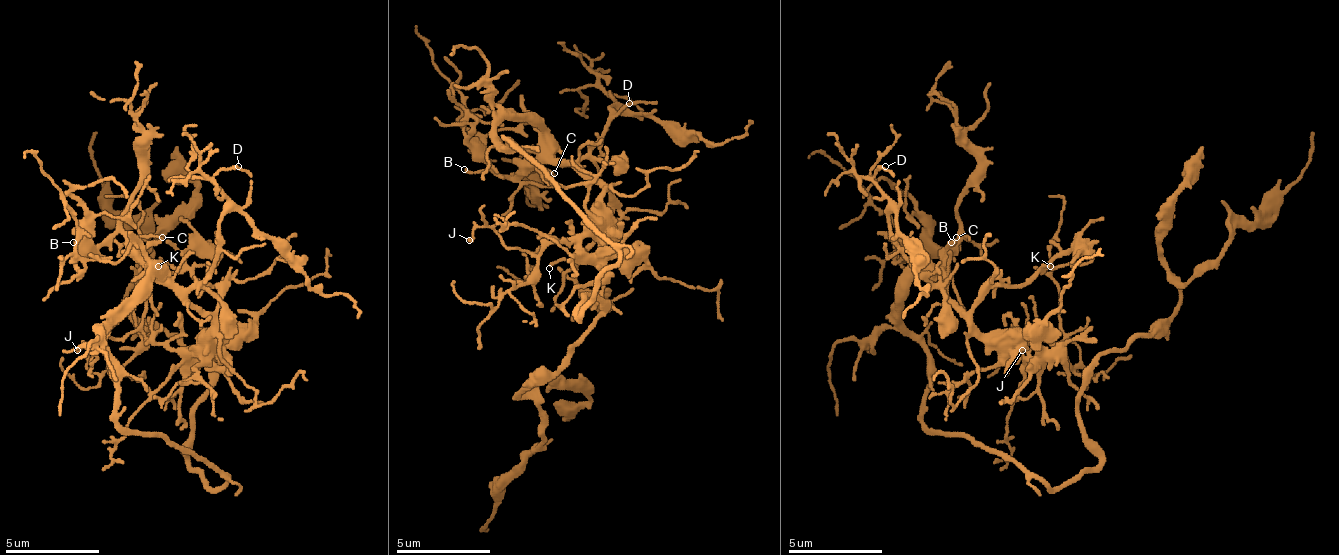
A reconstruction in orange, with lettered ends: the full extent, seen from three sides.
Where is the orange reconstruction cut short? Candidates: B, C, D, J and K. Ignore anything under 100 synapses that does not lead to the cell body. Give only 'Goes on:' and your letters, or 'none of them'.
Goes on: none of them

